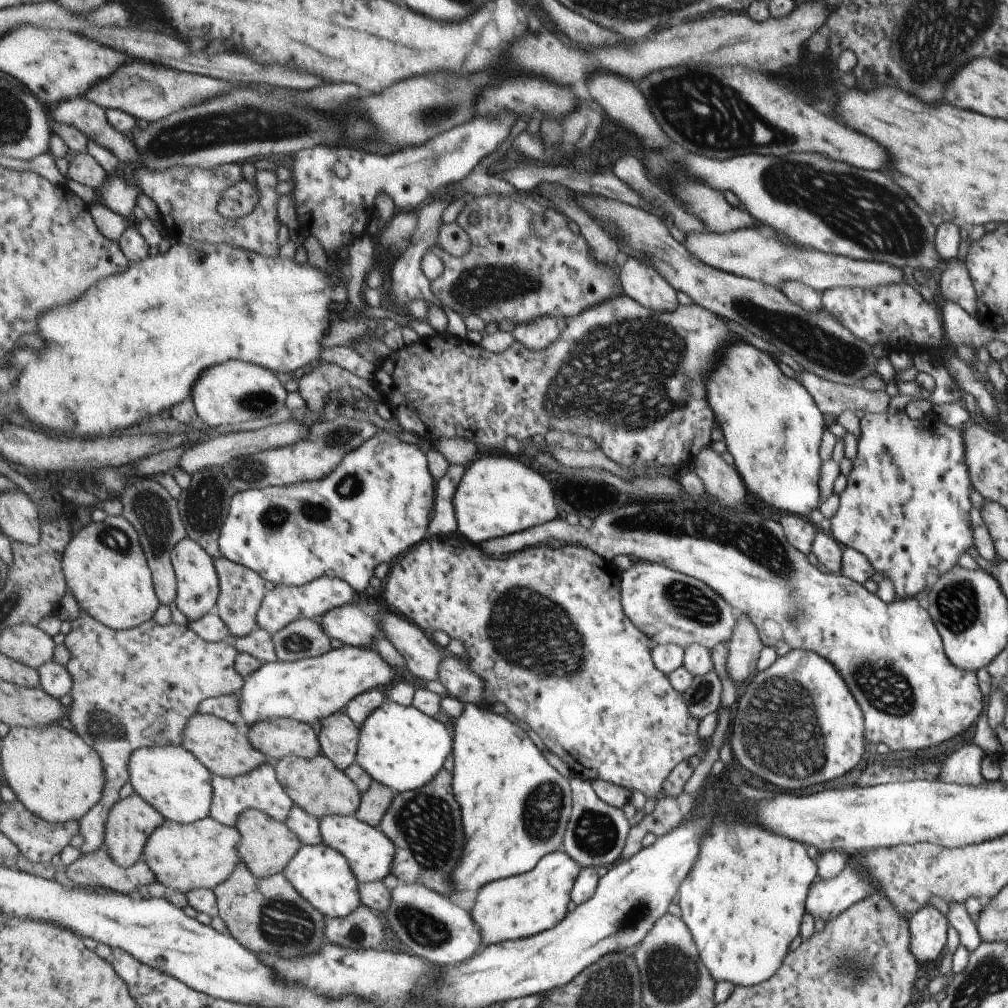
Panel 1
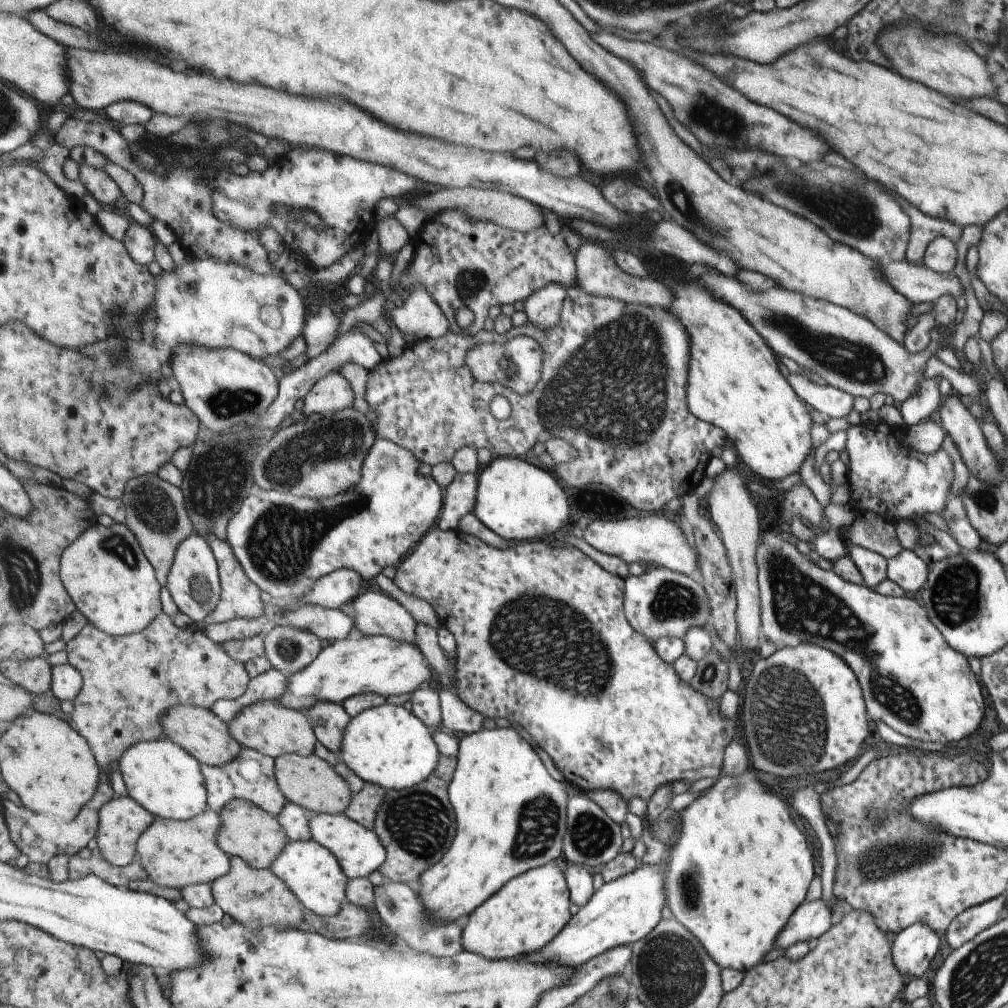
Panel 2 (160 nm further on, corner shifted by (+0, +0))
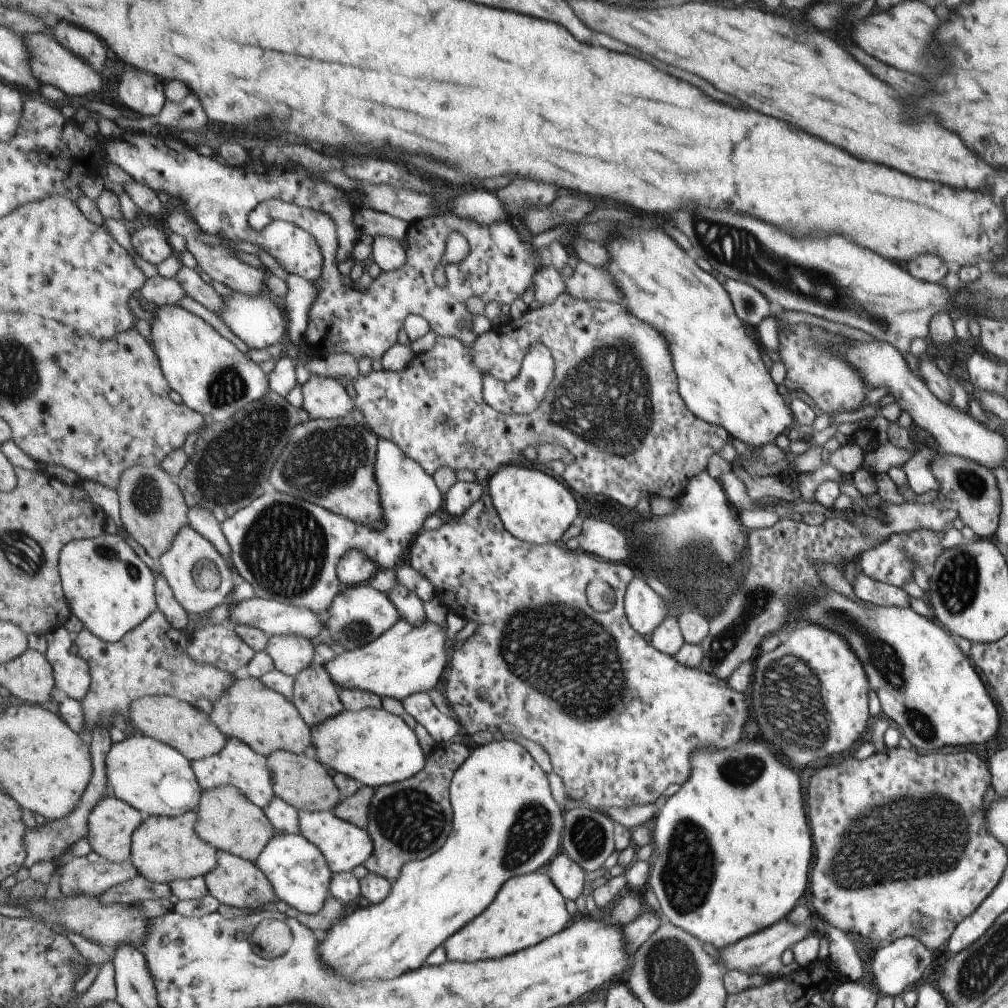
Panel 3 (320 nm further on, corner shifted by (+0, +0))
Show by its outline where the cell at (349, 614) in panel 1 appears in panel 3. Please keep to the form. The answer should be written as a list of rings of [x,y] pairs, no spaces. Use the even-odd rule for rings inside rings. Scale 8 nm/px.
[[[257,596],[252,599],[242,600],[242,602],[239,601],[232,606],[230,614],[230,622],[225,623],[229,628],[235,628],[237,625],[247,625],[261,629],[263,632],[268,633],[269,636],[298,634],[313,639],[319,637],[319,632],[326,628],[326,622],[319,622],[319,616],[315,611]]]

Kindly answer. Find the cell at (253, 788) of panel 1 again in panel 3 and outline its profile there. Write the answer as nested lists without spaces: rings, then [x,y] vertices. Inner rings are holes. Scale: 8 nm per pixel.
[[[228,737],[227,744],[221,752],[198,761],[192,761],[193,770],[203,789],[216,789],[225,785],[239,787],[256,805],[267,808],[276,798],[273,786],[272,769],[268,757],[258,753],[237,737]]]

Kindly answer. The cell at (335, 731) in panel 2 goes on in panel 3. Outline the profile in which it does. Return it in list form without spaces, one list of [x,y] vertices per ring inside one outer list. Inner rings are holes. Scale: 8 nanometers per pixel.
[[[319,660],[295,677],[293,702],[311,728],[346,709],[336,682]]]

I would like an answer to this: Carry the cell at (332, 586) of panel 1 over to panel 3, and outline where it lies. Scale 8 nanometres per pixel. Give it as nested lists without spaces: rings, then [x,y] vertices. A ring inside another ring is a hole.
[[[359,549],[347,552],[338,568],[341,587],[363,584],[379,570],[378,564]]]

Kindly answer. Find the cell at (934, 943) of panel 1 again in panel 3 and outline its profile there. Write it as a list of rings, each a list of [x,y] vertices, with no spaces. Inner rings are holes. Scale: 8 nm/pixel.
[[[903,937],[889,942],[887,946],[879,948],[875,952],[871,952],[868,960],[869,968],[873,976],[873,986],[879,997],[881,996],[898,996],[905,988],[910,988],[911,984],[915,984],[925,968],[932,962],[931,951],[927,950],[919,941],[911,937]]]

